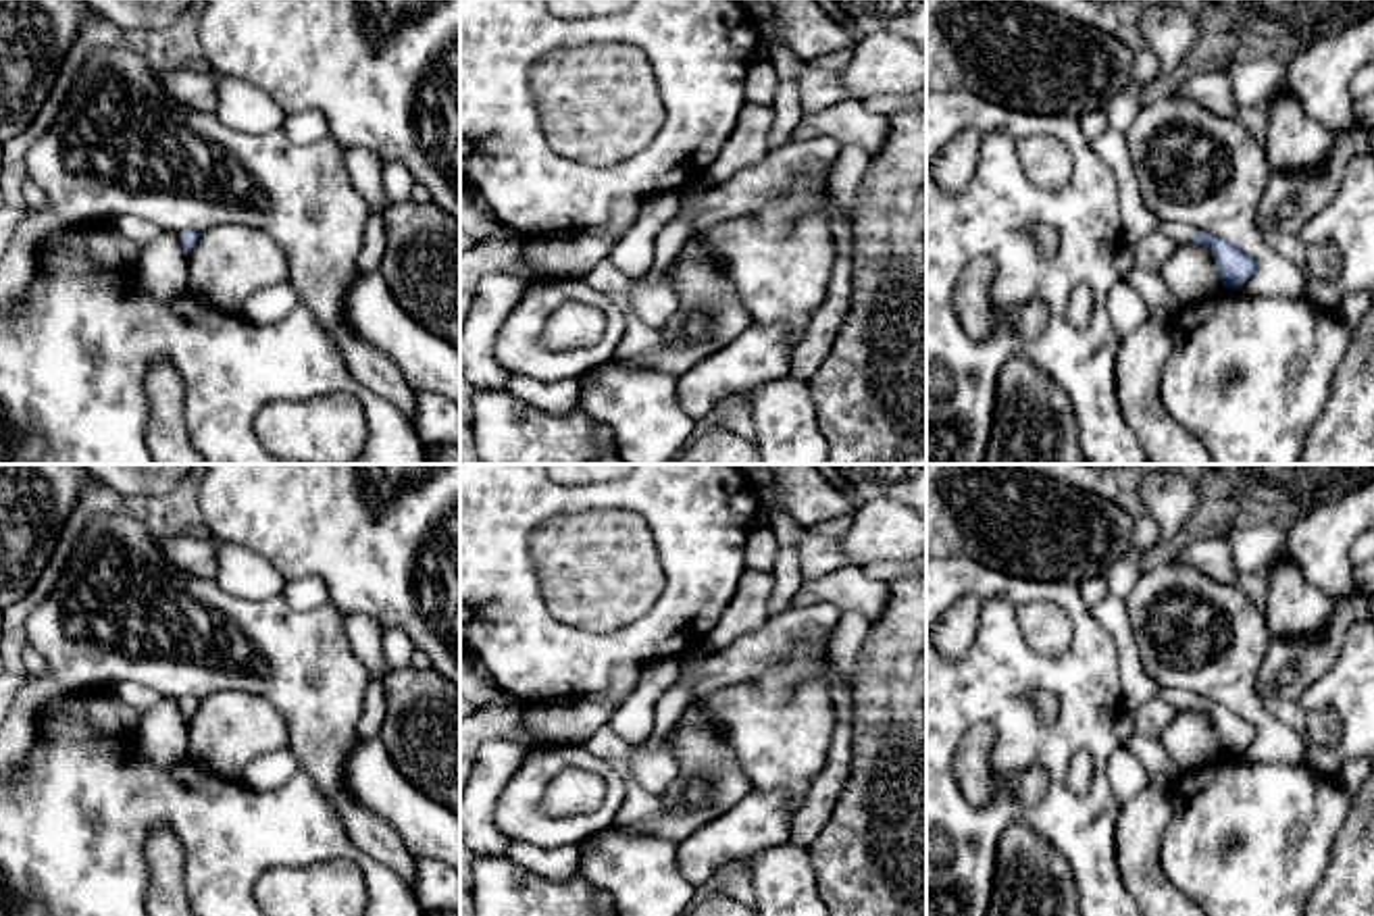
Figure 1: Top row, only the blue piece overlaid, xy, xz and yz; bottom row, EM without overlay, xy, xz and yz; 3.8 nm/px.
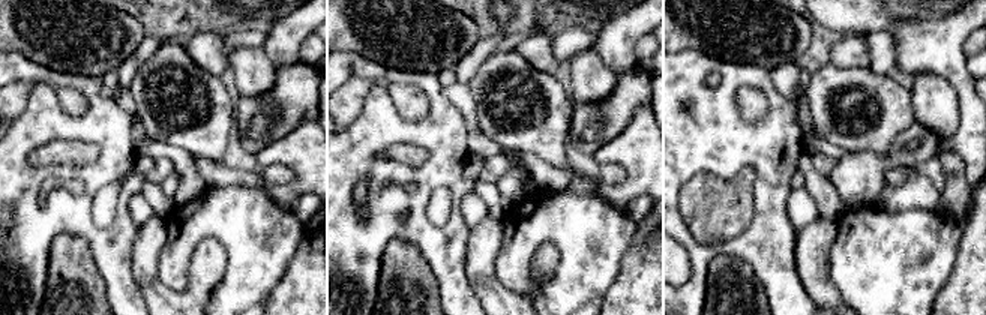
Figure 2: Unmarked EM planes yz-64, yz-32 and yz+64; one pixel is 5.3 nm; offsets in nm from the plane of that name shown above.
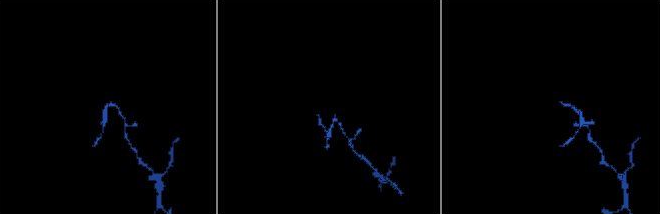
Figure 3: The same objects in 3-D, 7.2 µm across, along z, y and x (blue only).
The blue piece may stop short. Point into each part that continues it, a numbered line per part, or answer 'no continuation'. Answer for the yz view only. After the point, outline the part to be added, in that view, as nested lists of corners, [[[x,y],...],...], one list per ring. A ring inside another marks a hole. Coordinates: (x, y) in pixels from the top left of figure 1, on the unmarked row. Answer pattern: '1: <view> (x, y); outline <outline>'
1: yz (1177, 698); outline [[[1162,687],[1162,699],[1166,699],[1174,710],[1189,708],[1195,695],[1182,691],[1182,689],[1164,689]]]

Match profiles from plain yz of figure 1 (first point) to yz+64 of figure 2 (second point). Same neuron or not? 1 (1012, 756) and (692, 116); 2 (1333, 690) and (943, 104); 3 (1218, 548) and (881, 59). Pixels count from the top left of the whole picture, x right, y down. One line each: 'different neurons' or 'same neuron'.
1: same neuron
2: different neurons
3: different neurons

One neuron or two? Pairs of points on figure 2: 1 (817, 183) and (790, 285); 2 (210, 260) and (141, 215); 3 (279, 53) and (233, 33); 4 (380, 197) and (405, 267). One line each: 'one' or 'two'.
1: two
2: two
3: two
4: two

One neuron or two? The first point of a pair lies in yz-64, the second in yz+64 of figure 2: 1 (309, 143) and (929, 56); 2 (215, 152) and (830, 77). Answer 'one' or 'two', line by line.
1: one
2: one

